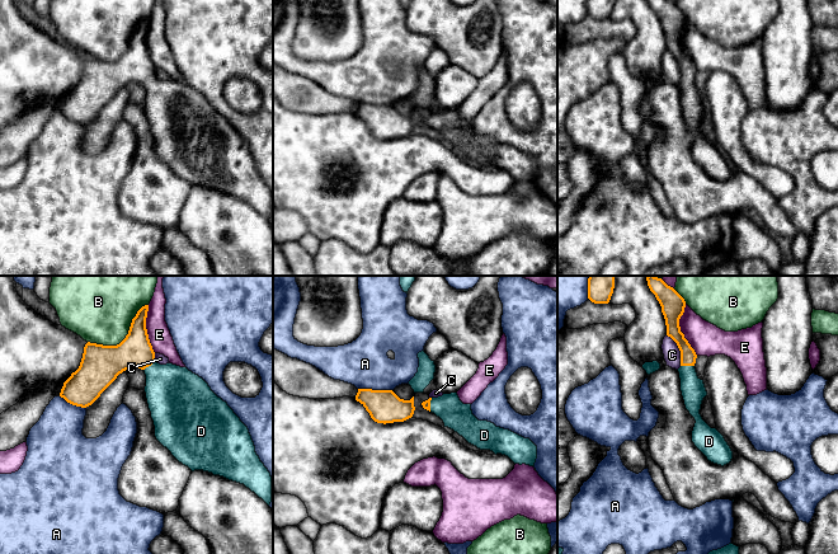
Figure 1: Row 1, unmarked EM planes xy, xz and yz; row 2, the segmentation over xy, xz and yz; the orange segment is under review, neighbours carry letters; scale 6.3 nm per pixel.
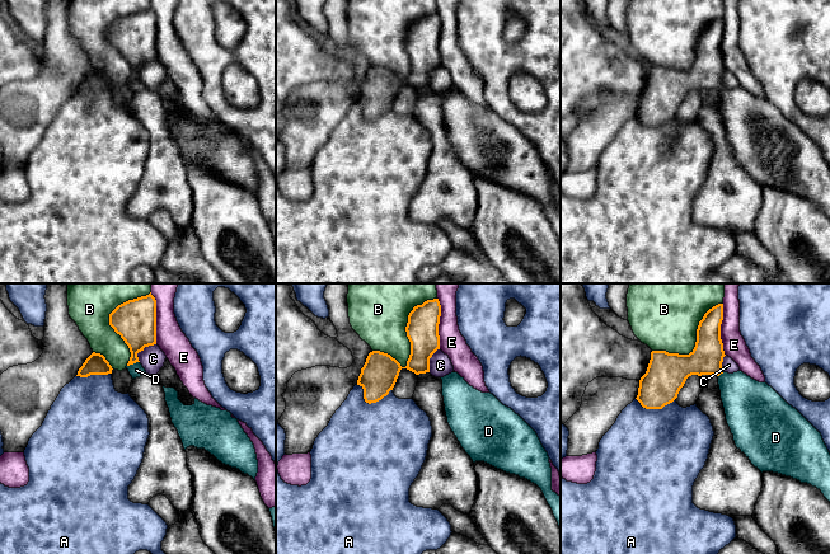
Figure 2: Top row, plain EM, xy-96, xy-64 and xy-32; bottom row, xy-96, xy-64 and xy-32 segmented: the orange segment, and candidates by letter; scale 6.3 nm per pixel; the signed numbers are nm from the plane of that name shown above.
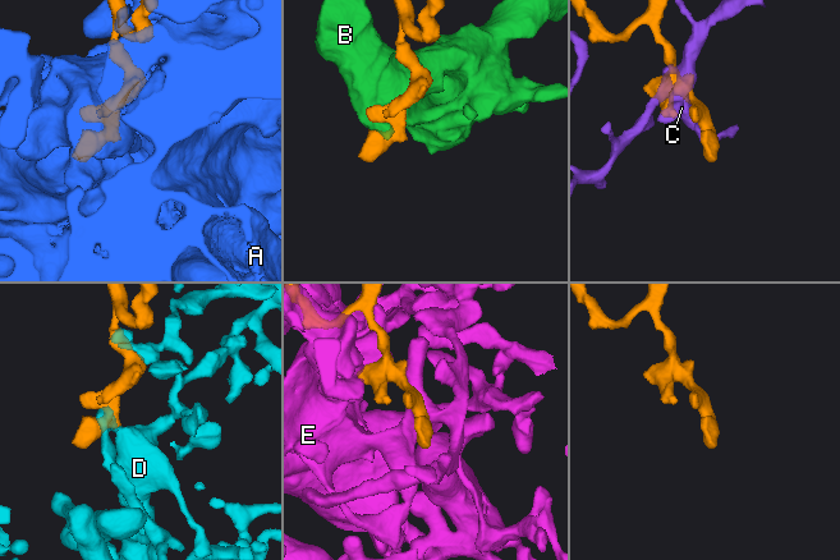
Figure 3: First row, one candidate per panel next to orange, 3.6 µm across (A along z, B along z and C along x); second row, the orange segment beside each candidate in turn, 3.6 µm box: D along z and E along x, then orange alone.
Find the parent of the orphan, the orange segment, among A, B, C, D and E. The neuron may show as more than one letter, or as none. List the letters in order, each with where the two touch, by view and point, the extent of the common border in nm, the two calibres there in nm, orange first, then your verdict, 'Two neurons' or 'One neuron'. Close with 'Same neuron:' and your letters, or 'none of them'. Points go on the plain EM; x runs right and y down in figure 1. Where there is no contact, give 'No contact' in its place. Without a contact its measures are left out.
A: Touches orange at xz (375, 106). Shared border 220 nm. Thickness 200 nm (orange) against 300 nm. Two neurons
B: Touches orange at xy (125, 54). Shared border 460 nm. Thickness 260 nm (orange) against 380 nm. Two neurons
C: Touches orange at yz (679, 65). Shared border 220 nm. Thickness 120 nm (orange) against 110 nm. Two neurons
D: Touches orange at yz (687, 80). Shared border 90 nm. Thickness 100 nm (orange) against 150 nm. One neuron
E: Touches orange at yz (679, 45). Shared border 340 nm. Thickness 150 nm (orange) against 200 nm. Two neurons
Same neuron: D

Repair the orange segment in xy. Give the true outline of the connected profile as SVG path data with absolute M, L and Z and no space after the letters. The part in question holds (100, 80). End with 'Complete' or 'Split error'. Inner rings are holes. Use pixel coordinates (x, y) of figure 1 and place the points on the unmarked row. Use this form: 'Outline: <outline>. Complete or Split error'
Outline: M149 20L137 27L128 50L119 60L103 61L88 57L79 84L63 98L60 112L72 121L86 123L119 89L130 83L143 85L146 90L145 108L156 155L192 187L203 186L244 199L269 221L272 192L255 168L248 142L202 93L187 83L156 78L146 44L147 27Z. Split error

